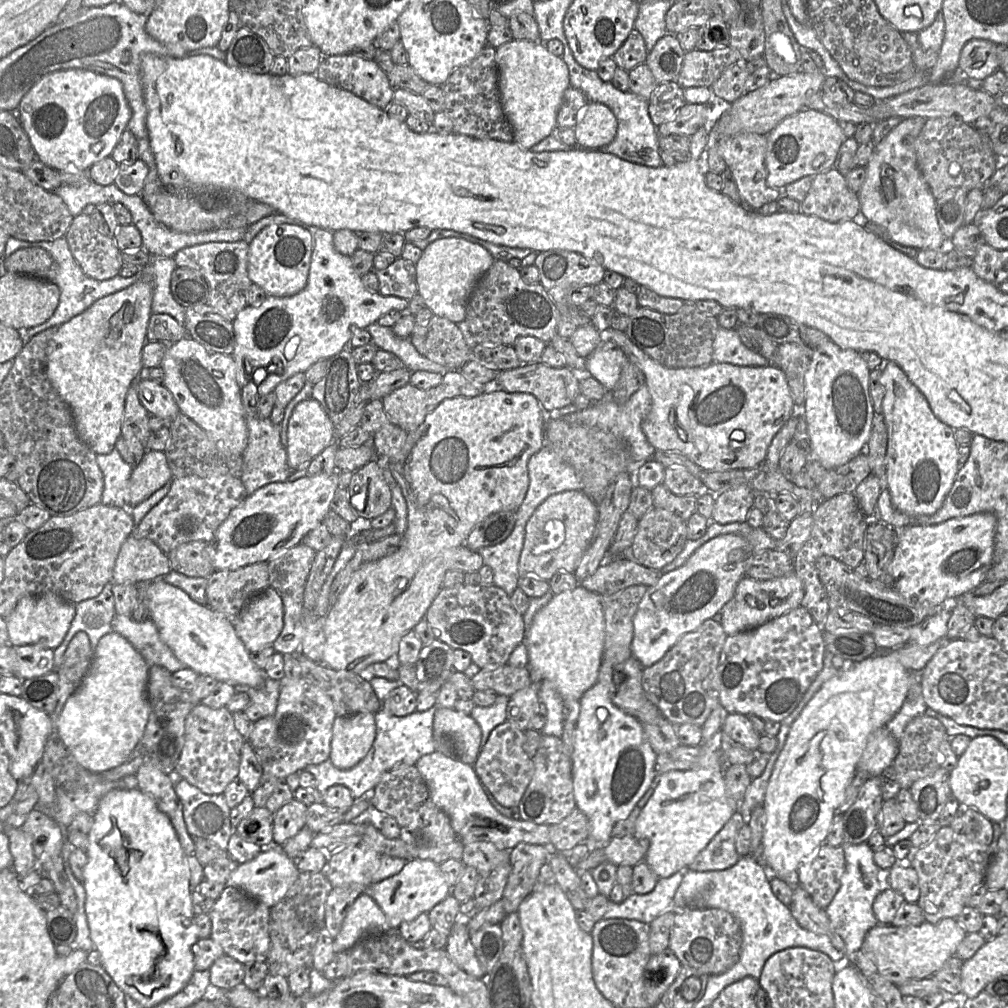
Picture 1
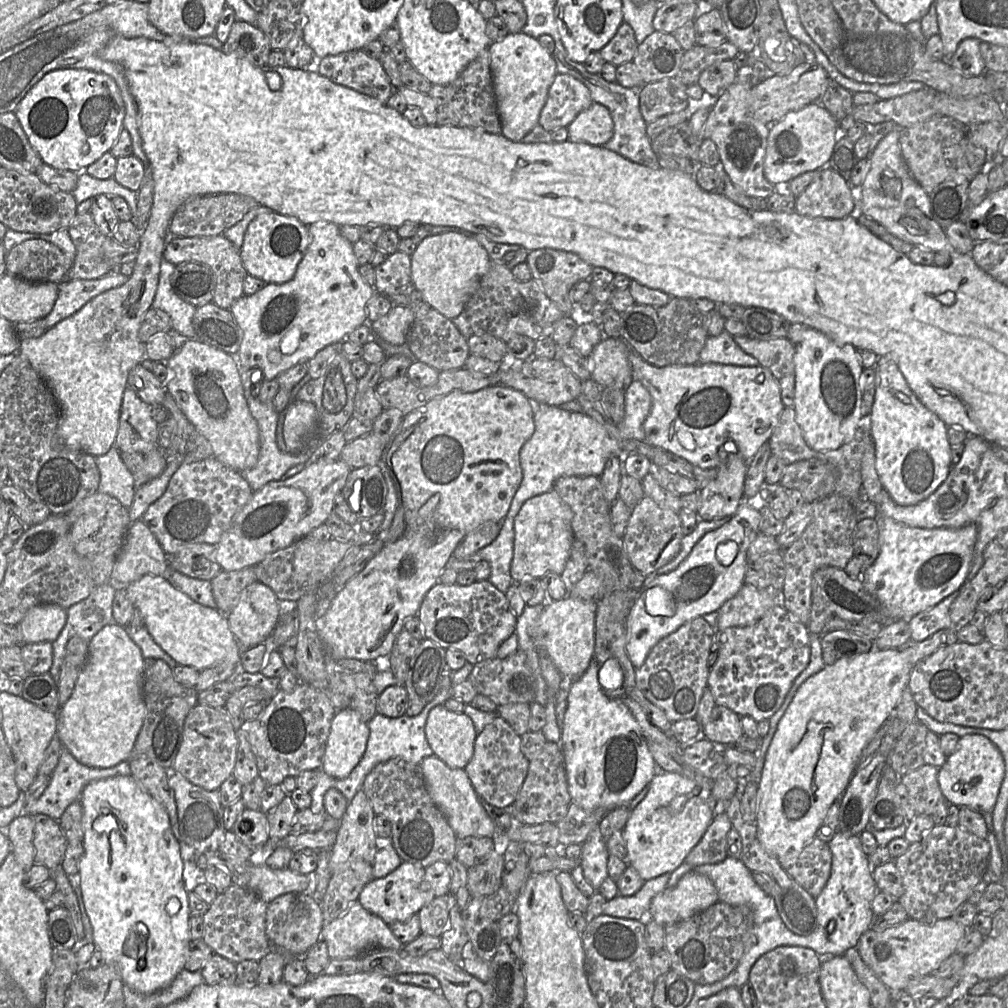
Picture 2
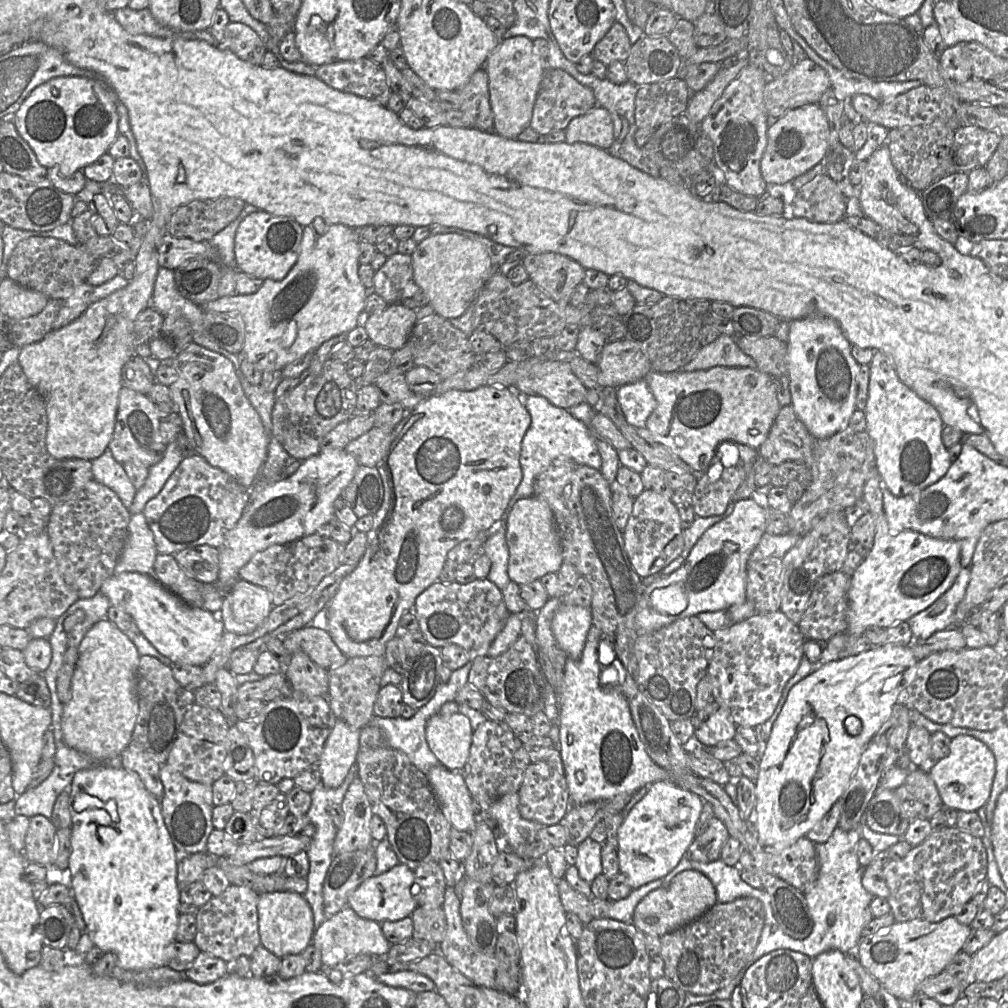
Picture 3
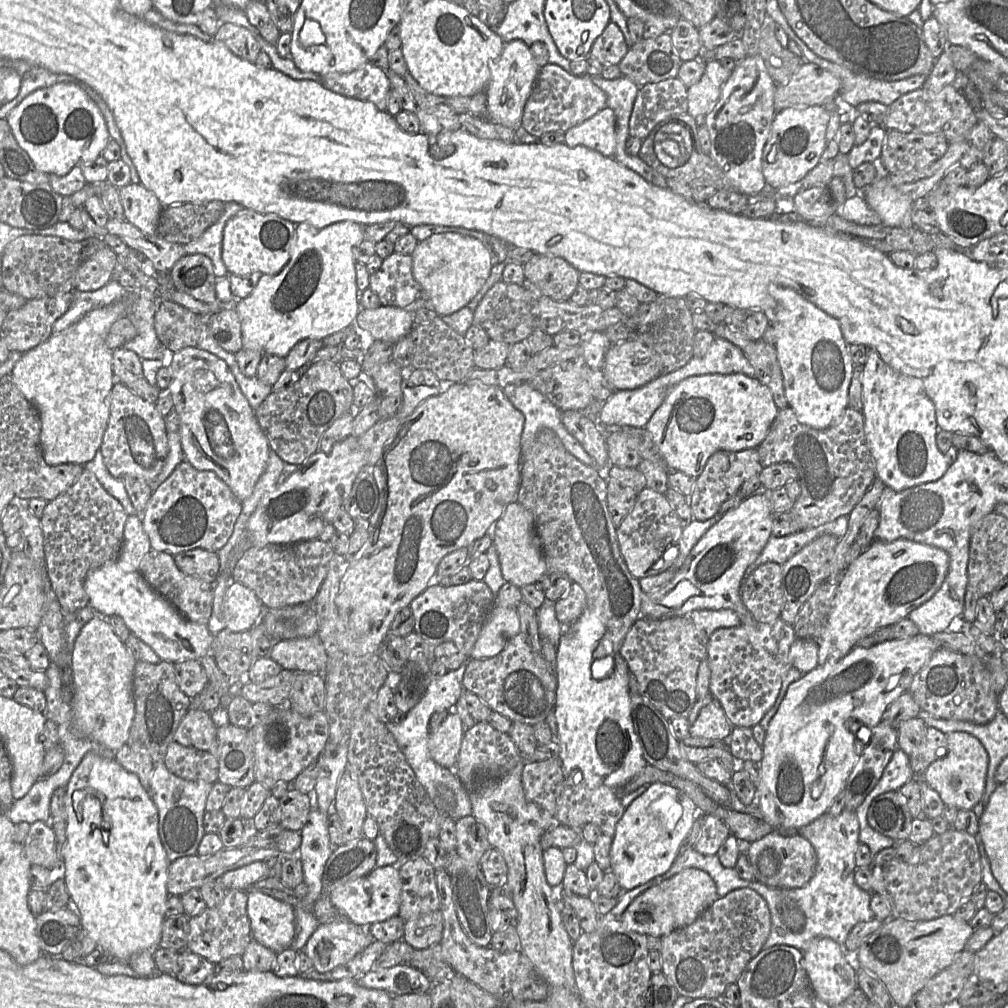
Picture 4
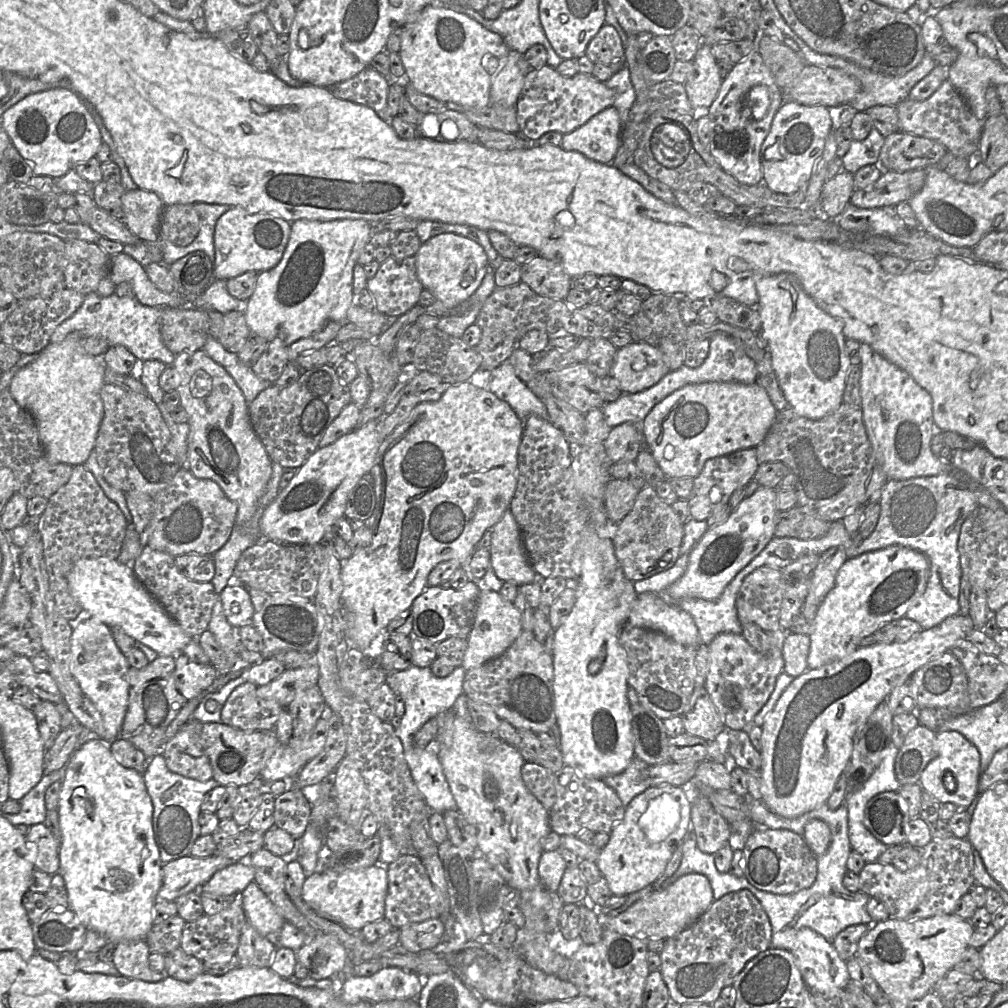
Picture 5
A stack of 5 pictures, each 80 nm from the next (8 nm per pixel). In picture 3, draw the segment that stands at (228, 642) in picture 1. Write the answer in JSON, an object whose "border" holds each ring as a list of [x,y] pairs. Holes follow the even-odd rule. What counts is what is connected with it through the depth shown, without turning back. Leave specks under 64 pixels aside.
{"border":[[[139,572],[114,574],[102,583],[99,591],[108,597],[111,606],[122,607],[130,614],[140,633],[151,642],[159,653],[176,664],[205,665],[215,653],[225,632],[223,622],[218,617],[215,617],[212,612],[184,603],[151,575]]]}

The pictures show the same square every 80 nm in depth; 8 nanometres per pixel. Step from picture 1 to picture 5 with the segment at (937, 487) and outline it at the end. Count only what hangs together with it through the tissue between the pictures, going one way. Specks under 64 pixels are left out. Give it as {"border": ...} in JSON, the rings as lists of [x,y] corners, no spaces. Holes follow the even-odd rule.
{"border":[[[860,344],[859,353],[861,411],[875,464],[892,480],[934,476],[946,471],[930,448],[935,434],[930,394],[870,345]]]}

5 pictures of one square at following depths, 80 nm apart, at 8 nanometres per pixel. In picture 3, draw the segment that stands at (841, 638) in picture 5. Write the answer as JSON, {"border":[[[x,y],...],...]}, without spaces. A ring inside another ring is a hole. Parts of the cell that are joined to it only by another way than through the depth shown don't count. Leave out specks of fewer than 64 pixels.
{"border":[[[875,472],[867,479],[863,490],[863,501],[874,516],[876,533],[873,547],[850,577],[848,590],[847,630],[844,633],[859,636],[873,627],[889,628],[895,623],[907,621],[915,614],[929,607],[955,581],[960,570],[960,544],[954,540],[937,539],[906,530],[892,534],[883,508],[882,490],[885,488]]]}

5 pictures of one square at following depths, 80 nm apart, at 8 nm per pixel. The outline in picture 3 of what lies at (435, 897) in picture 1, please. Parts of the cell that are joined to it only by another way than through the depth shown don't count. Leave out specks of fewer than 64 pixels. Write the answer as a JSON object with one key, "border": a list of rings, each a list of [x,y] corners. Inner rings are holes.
{"border":[[[398,863],[387,872],[380,875],[373,875],[363,881],[349,895],[347,906],[352,908],[358,916],[380,924],[386,921],[398,921],[410,916],[418,907],[412,894],[413,885],[413,869],[405,864]]]}

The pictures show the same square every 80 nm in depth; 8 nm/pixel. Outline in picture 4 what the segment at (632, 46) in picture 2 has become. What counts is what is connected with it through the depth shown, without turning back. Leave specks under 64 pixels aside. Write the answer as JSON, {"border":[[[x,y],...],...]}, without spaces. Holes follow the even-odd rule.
{"border":[[[609,22],[602,34],[594,41],[589,57],[595,58],[602,65],[619,64],[628,49],[619,26]]]}

